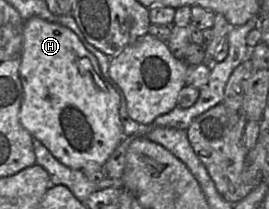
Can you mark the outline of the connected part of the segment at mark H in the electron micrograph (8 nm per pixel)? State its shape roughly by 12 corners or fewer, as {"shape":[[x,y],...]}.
{"shape":[[26,20],[22,127],[69,168],[124,137],[75,33]]}

